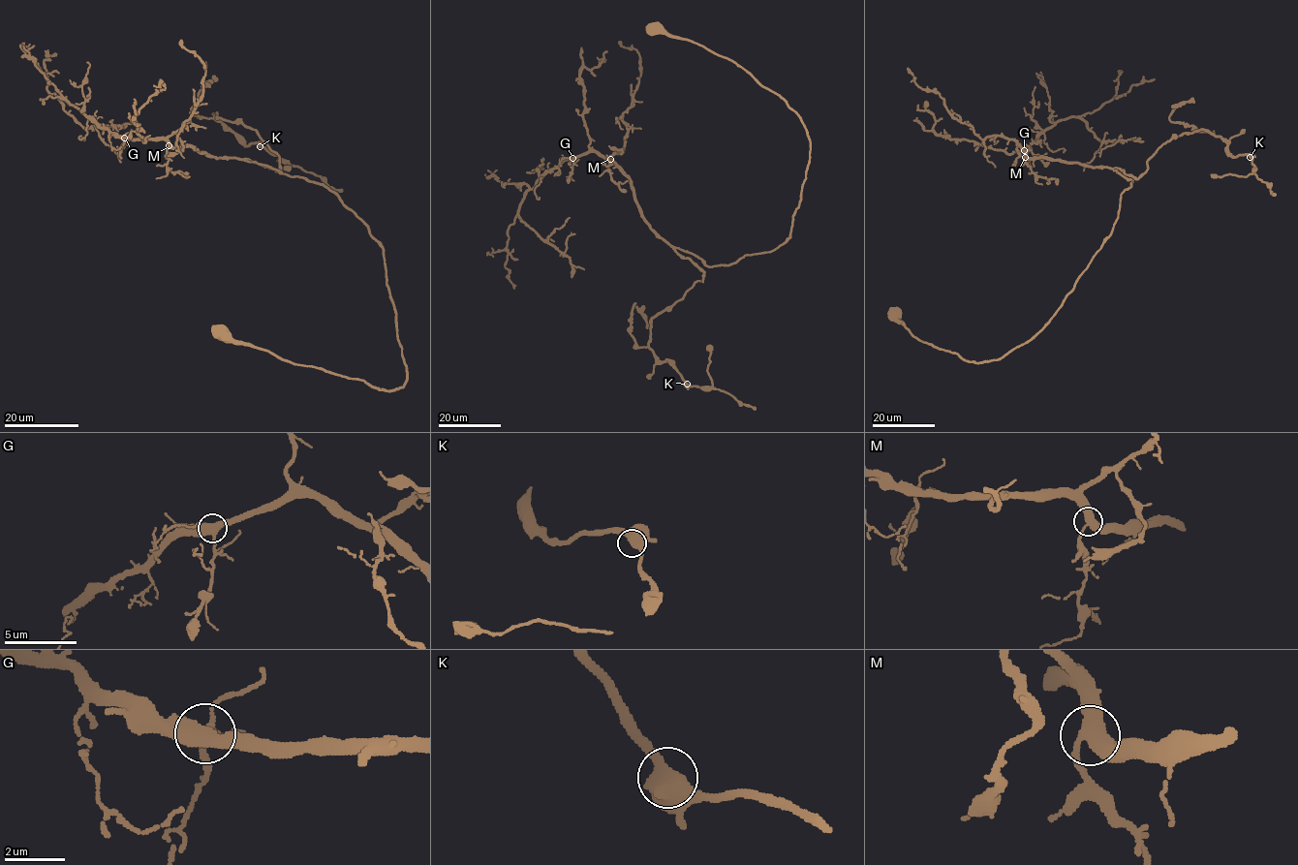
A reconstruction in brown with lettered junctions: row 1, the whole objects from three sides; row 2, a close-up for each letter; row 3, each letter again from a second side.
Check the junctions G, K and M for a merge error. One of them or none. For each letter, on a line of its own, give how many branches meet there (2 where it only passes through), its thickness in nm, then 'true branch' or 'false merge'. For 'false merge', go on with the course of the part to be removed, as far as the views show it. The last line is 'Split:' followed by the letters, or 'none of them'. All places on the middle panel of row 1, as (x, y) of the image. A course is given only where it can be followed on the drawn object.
G: 3 | 440 nm | true branch
K: 3 | 480 nm | true branch
M: 3 | 460 nm | true branch
Split: none of them

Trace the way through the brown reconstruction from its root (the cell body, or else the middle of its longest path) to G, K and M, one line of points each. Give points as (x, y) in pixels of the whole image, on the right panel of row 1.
G: (895, 313), (915, 338), (974, 362), (1004, 356), (1049, 321), (1112, 231), (1131, 180), (1024, 150)
K: (895, 313), (922, 342), (1001, 358), (1112, 231), (1131, 182), (1115, 168), (1138, 178), (1200, 130), (1250, 157)
M: (895, 313), (915, 338), (974, 362), (1004, 356), (1049, 321), (1112, 231), (1131, 180), (1108, 168), (1025, 157)

